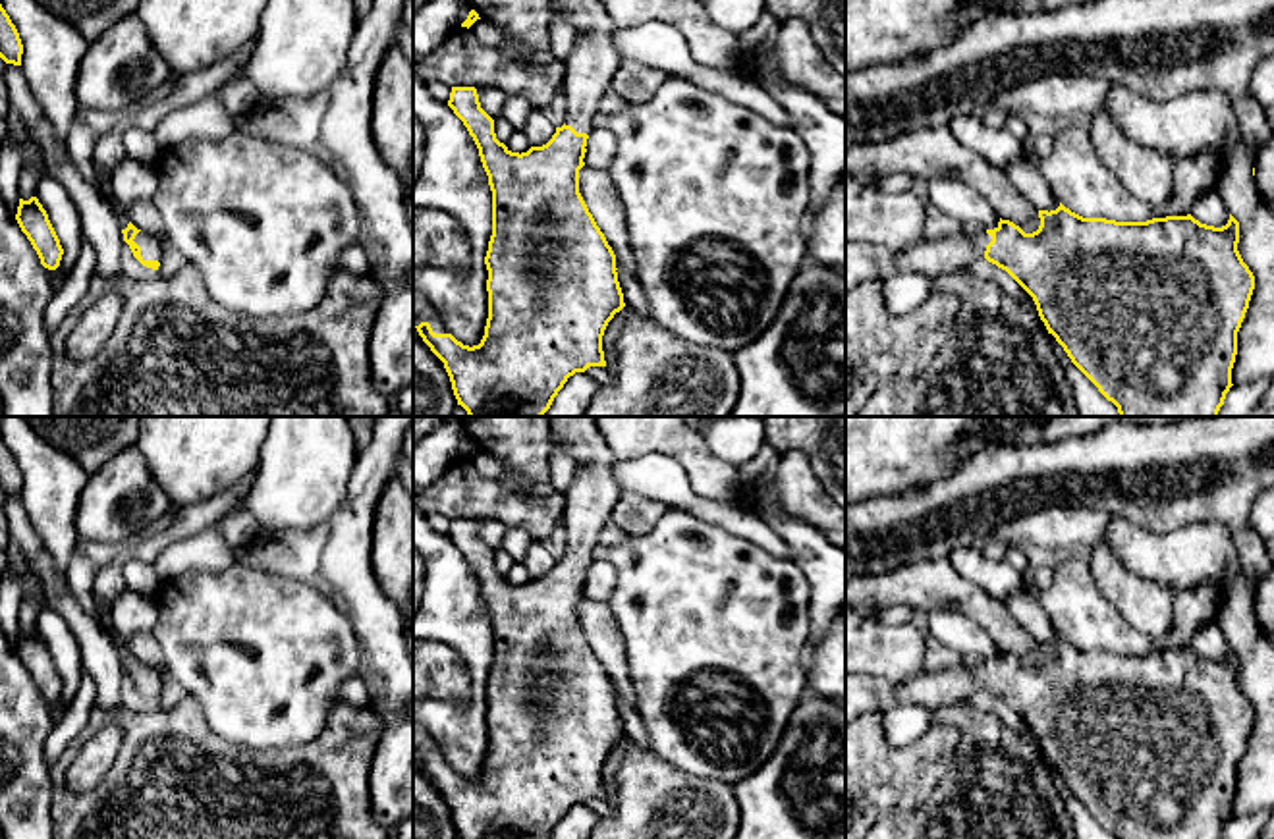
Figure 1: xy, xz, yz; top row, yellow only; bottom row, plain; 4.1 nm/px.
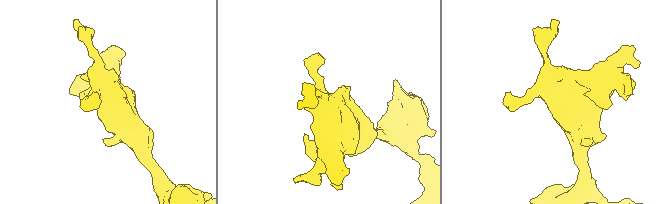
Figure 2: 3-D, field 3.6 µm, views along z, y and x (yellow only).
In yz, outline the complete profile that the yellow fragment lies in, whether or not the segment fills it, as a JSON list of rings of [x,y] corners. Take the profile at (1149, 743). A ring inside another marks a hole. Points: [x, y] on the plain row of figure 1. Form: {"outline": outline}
{"outline": [[[1062,635],[1056,642],[1039,642],[1039,650],[1040,658],[1033,665],[1000,650],[994,662],[965,660],[940,671],[923,669],[905,685],[845,673],[845,725],[863,714],[896,706],[925,706],[934,712],[971,700],[977,690],[986,690],[1006,702],[1033,729],[1048,766],[1116,839],[1222,839],[1233,818],[1237,764],[1255,721],[1255,708],[1237,683],[1239,654],[1232,646],[1222,660],[1201,656],[1191,646],[1116,654],[1083,650]]]}

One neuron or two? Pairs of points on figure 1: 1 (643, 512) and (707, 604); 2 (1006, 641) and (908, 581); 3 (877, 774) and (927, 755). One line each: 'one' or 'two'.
1: two
2: one
3: one

